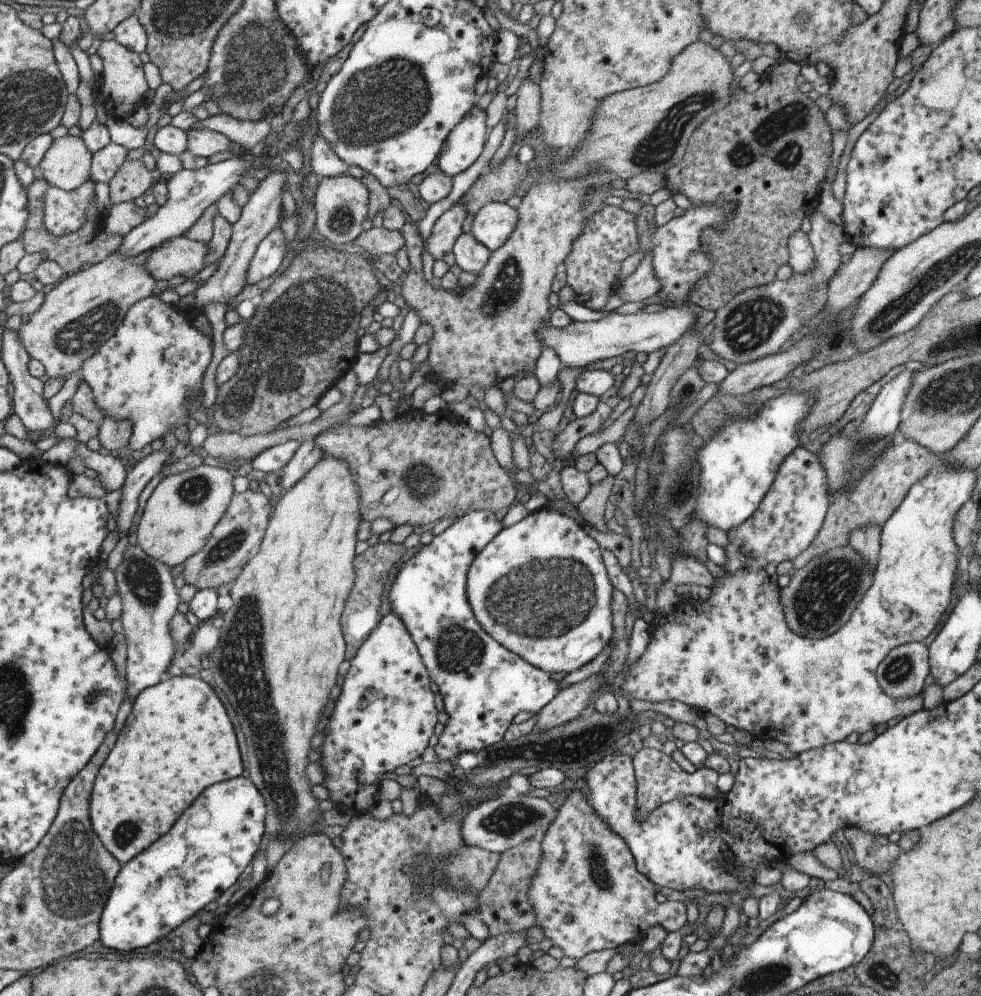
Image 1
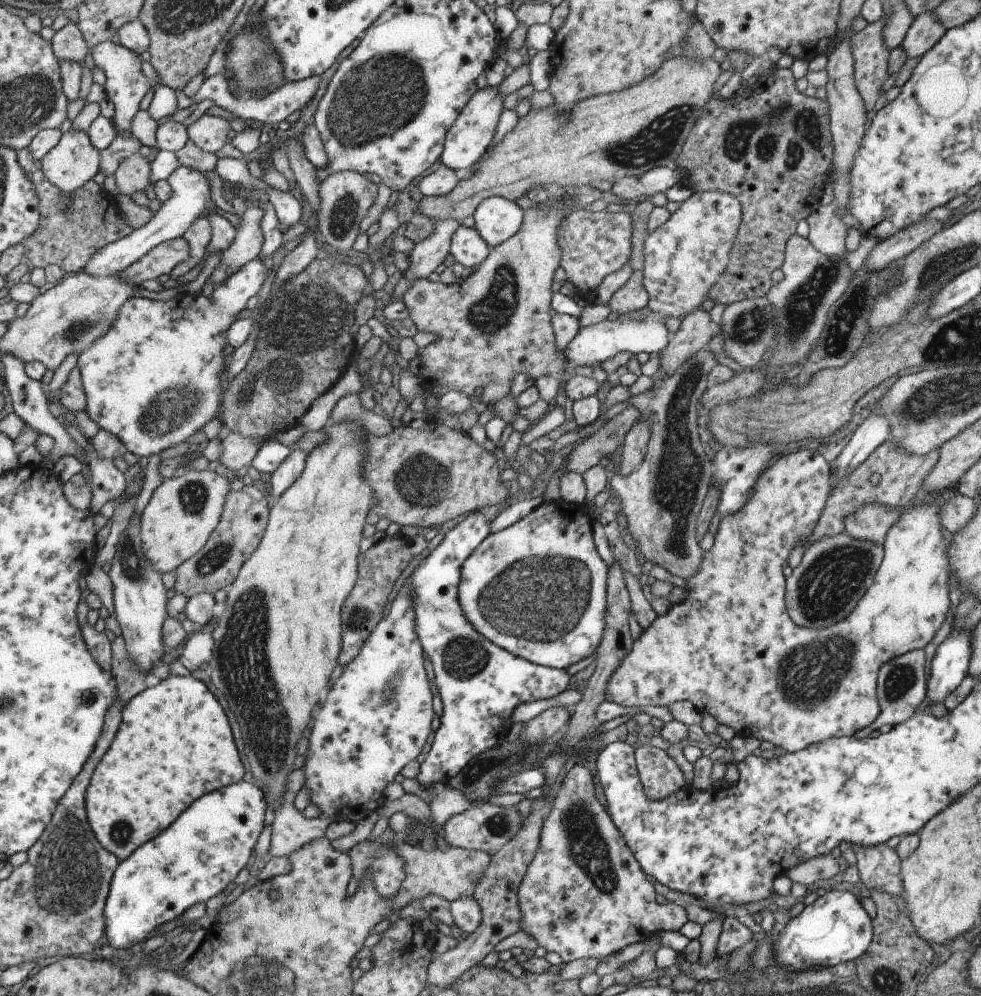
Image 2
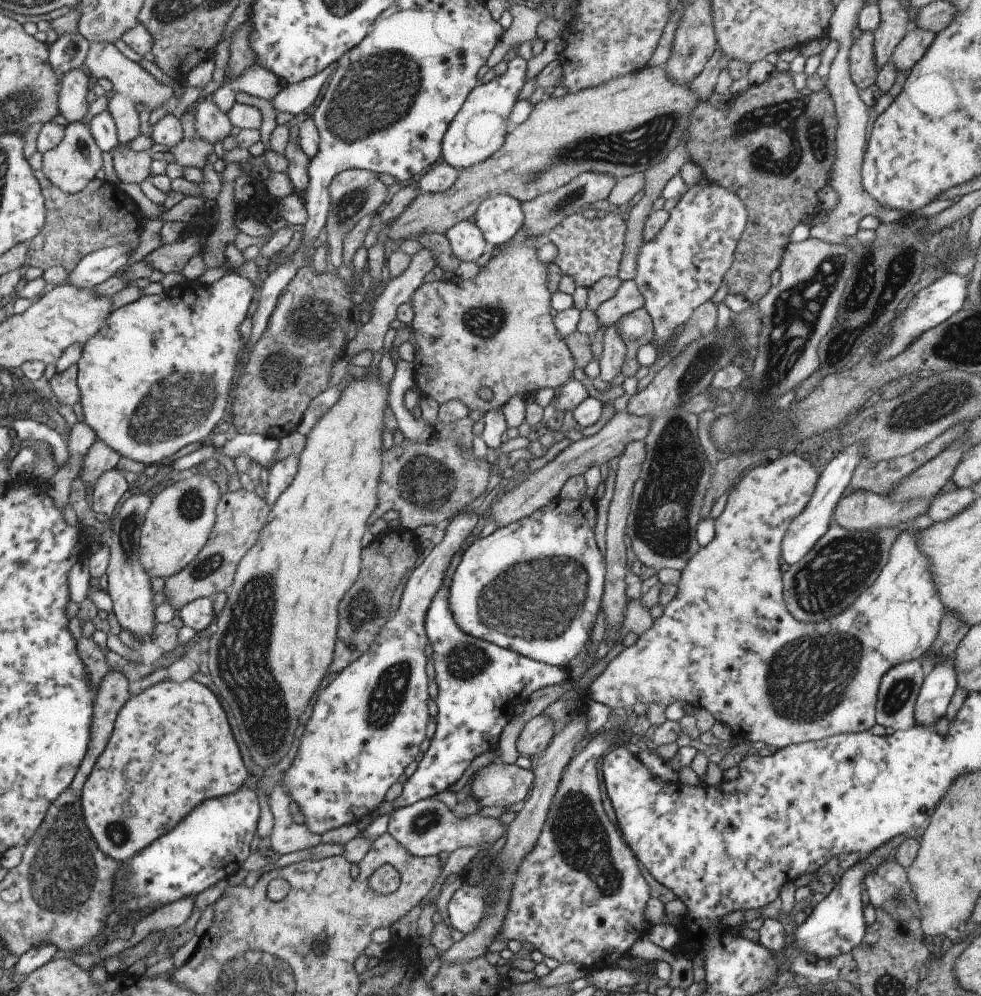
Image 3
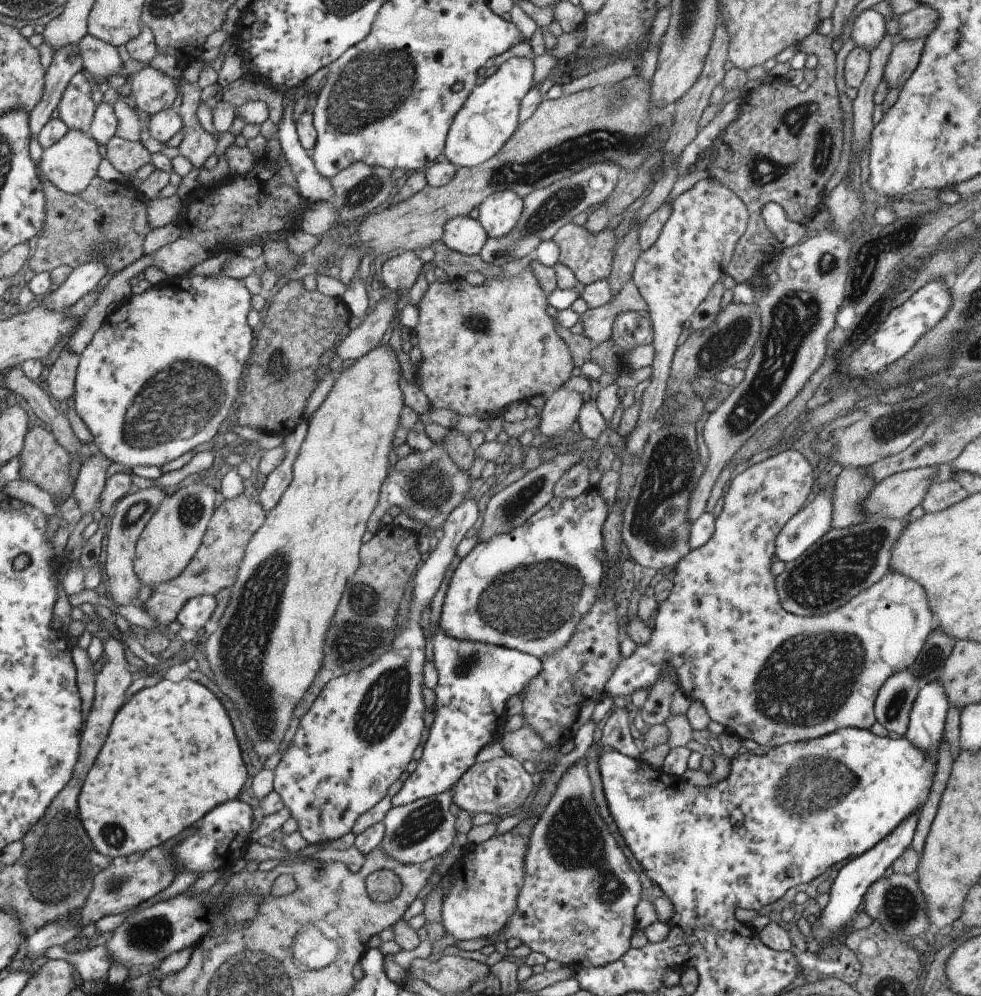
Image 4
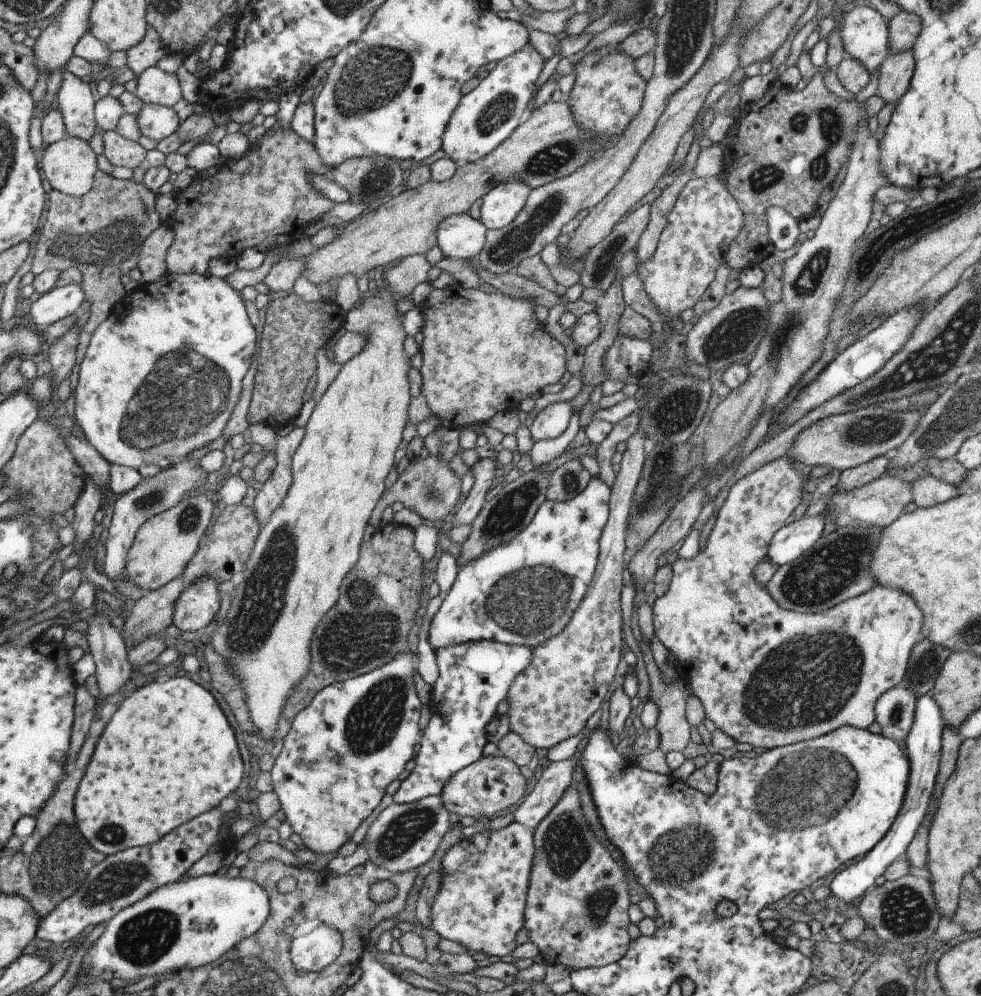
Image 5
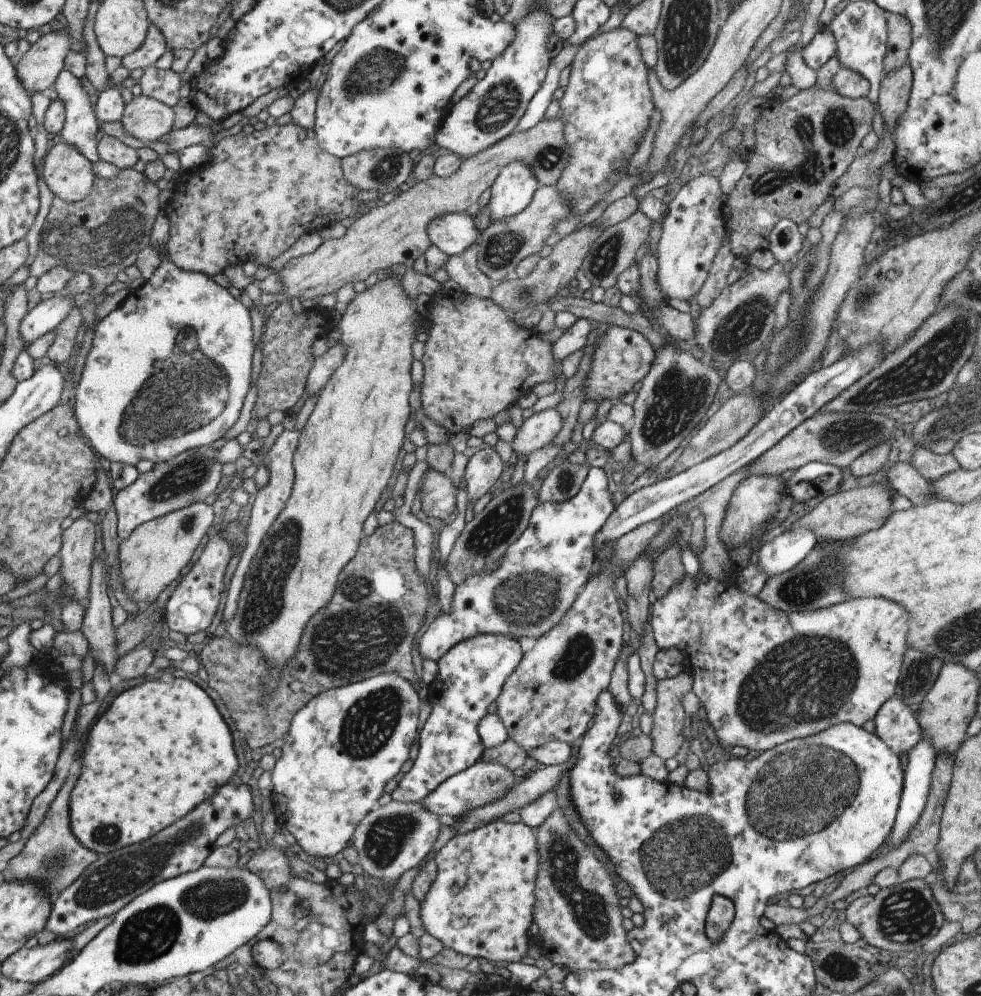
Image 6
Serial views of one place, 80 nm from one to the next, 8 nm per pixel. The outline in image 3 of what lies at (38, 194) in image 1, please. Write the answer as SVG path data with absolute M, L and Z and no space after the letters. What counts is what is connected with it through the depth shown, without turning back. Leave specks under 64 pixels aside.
M40 169L34 171L35 180L39 183L40 190L44 192L44 223L41 230L28 243L29 264L39 266L42 271L51 267L63 267L65 274L72 271L72 268L89 253L101 250L111 245L117 245L117 242L135 242L140 238L142 232L141 214L138 206L128 197L119 186L109 181L100 181L97 178L91 179L91 184L81 189L78 193L67 195L56 186L53 186Z

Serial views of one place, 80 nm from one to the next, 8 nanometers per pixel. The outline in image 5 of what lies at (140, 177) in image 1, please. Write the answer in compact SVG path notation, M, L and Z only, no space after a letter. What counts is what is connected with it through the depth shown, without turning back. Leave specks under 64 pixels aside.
M97 130L102 138L102 154L112 166L133 169L145 160L145 149L135 141L127 140L113 131Z

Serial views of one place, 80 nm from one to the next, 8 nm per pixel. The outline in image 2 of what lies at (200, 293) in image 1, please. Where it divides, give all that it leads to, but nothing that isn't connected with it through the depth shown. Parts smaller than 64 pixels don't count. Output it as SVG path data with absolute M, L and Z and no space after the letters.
M257 202L251 203L241 214L241 223L236 230L231 246L221 253L221 266L215 269L211 276L213 286L218 285L224 278L256 258L261 250L262 237L259 219L262 211Z

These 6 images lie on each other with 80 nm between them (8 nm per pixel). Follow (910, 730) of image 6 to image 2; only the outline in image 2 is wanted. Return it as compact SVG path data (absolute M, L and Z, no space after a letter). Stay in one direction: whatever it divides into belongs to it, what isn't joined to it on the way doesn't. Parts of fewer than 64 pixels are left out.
M913 649L904 655L897 655L884 662L877 671L876 695L878 698L879 712L870 725L857 730L853 737L863 738L883 724L894 727L901 724L915 714L915 708L921 704L925 697L925 658L921 649Z

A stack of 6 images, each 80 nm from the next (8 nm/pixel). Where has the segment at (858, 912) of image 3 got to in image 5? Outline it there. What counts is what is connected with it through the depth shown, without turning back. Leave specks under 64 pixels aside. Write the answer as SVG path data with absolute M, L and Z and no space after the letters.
M930 694L921 695L916 700L913 722L903 747L908 760L908 777L901 808L887 829L885 836L869 852L864 854L863 859L836 874L829 882L830 893L835 898L848 902L847 906L851 903L857 904L857 898L863 894L863 891L871 885L875 886L880 881L885 867L895 859L903 857L904 850L922 824L935 786L943 731L942 716L936 702L930 697Z

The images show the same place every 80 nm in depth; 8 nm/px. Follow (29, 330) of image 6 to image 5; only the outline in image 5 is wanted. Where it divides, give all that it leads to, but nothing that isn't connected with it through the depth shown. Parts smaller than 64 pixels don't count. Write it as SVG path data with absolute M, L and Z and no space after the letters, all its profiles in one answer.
M80 282L77 285L54 286L50 291L30 300L30 309L25 320L35 329L43 329L78 312L83 300L84 292Z

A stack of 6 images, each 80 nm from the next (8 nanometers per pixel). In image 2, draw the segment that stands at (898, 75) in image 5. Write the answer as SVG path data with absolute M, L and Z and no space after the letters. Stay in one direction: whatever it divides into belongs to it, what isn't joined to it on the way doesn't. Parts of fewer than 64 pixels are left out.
M932 11L922 12L913 18L906 35L898 46L908 58L925 54L946 31L934 18Z

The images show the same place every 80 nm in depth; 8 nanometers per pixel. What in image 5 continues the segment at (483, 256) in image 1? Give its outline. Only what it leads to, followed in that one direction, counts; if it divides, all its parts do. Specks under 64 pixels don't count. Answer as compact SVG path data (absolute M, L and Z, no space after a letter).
M467 213L444 218L437 226L435 242L445 257L467 259L477 256L485 240L486 228Z

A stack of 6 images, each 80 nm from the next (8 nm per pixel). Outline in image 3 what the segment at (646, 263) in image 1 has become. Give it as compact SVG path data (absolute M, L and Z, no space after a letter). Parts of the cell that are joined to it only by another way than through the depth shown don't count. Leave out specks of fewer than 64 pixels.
M631 281L620 282L615 294L603 301L594 311L600 328L607 328L615 324L624 314L633 312L644 306L644 300L637 285Z

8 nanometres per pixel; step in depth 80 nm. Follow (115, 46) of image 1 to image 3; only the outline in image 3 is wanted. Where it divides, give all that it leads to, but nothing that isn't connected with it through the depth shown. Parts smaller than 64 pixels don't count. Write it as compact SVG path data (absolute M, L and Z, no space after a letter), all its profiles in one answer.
M108 42L88 43L88 51L84 58L83 70L90 79L107 78L115 90L110 100L110 115L116 119L116 139L119 144L130 143L140 135L137 108L143 106L144 110L154 111L167 102L172 102L173 93L171 87L158 82L149 72L140 68L136 62L129 61L121 52Z

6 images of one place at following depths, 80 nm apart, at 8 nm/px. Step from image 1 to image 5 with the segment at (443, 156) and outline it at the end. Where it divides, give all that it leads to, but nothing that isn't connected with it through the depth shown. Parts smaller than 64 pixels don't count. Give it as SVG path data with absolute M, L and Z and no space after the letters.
M528 38L519 50L498 58L495 67L490 70L485 78L473 90L464 94L447 119L446 127L440 138L439 154L449 157L457 166L478 161L479 158L489 154L496 146L505 140L526 116L527 101L535 90L537 76L543 67L544 58L528 43Z

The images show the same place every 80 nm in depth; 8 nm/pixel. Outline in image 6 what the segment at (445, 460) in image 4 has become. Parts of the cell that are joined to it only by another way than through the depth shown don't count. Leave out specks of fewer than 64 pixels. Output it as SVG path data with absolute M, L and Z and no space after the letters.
M428 466L428 472L421 482L421 512L448 522L456 510L456 492L448 475L439 474Z

